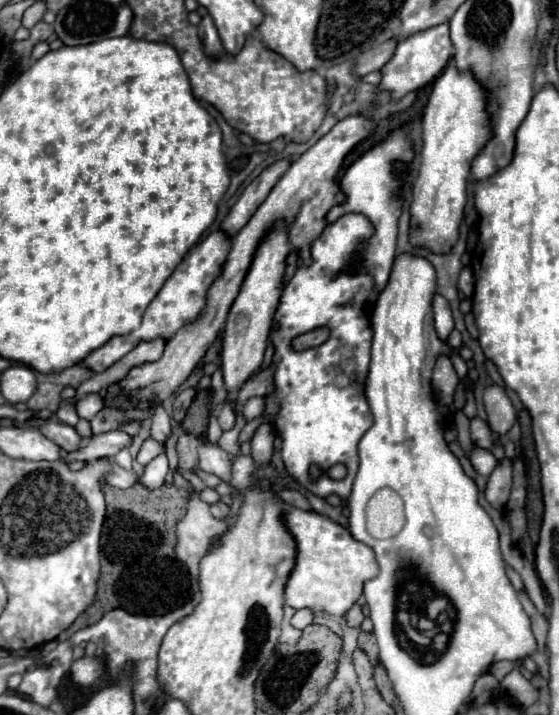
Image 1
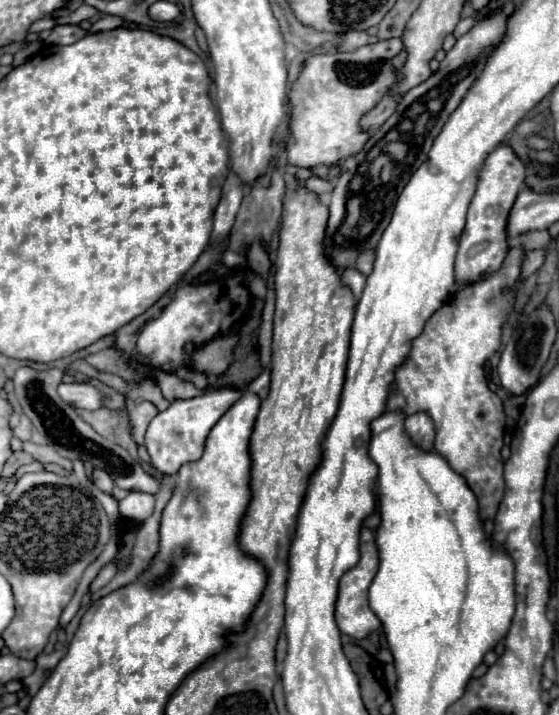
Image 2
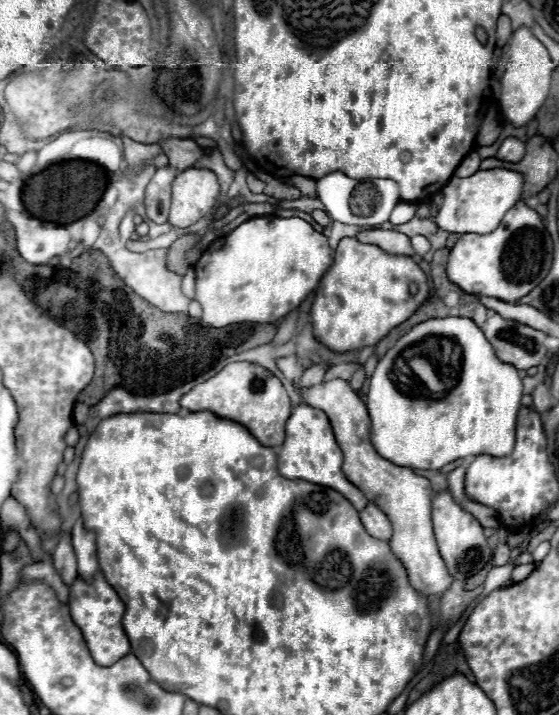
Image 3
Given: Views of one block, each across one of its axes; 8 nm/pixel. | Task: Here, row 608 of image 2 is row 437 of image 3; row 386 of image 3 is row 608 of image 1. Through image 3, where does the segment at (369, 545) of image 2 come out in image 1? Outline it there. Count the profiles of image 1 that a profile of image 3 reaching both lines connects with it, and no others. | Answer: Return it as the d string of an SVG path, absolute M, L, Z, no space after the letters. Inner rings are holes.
M286 508L284 524L296 540L296 566L286 584L286 604L292 608L312 608L316 612L326 612L332 616L344 616L362 596L362 586L366 580L378 574L378 564L374 552L354 540L346 528L328 518L326 514L314 510Z

